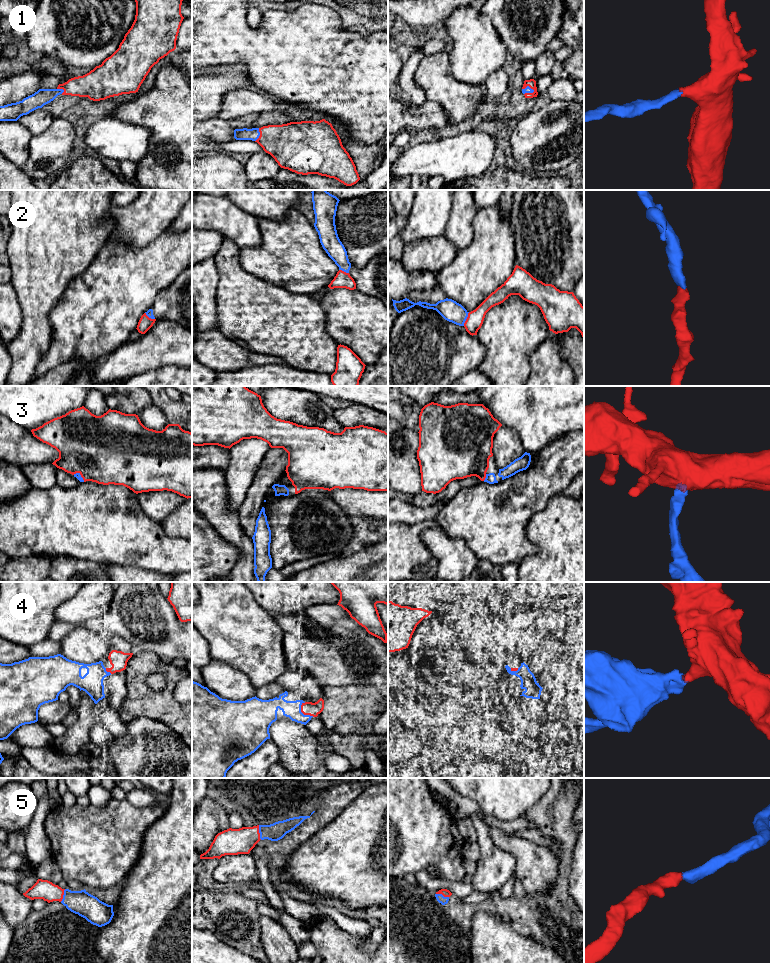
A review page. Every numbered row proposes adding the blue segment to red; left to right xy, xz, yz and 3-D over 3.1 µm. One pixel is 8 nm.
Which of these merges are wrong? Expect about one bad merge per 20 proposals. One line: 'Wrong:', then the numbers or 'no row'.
Wrong: no row

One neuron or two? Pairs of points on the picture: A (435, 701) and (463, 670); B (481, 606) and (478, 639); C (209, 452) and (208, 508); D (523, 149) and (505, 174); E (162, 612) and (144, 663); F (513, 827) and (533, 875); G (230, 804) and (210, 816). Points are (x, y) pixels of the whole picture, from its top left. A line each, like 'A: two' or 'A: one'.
A: two
B: one
C: two
D: two
E: two
F: two
G: two

